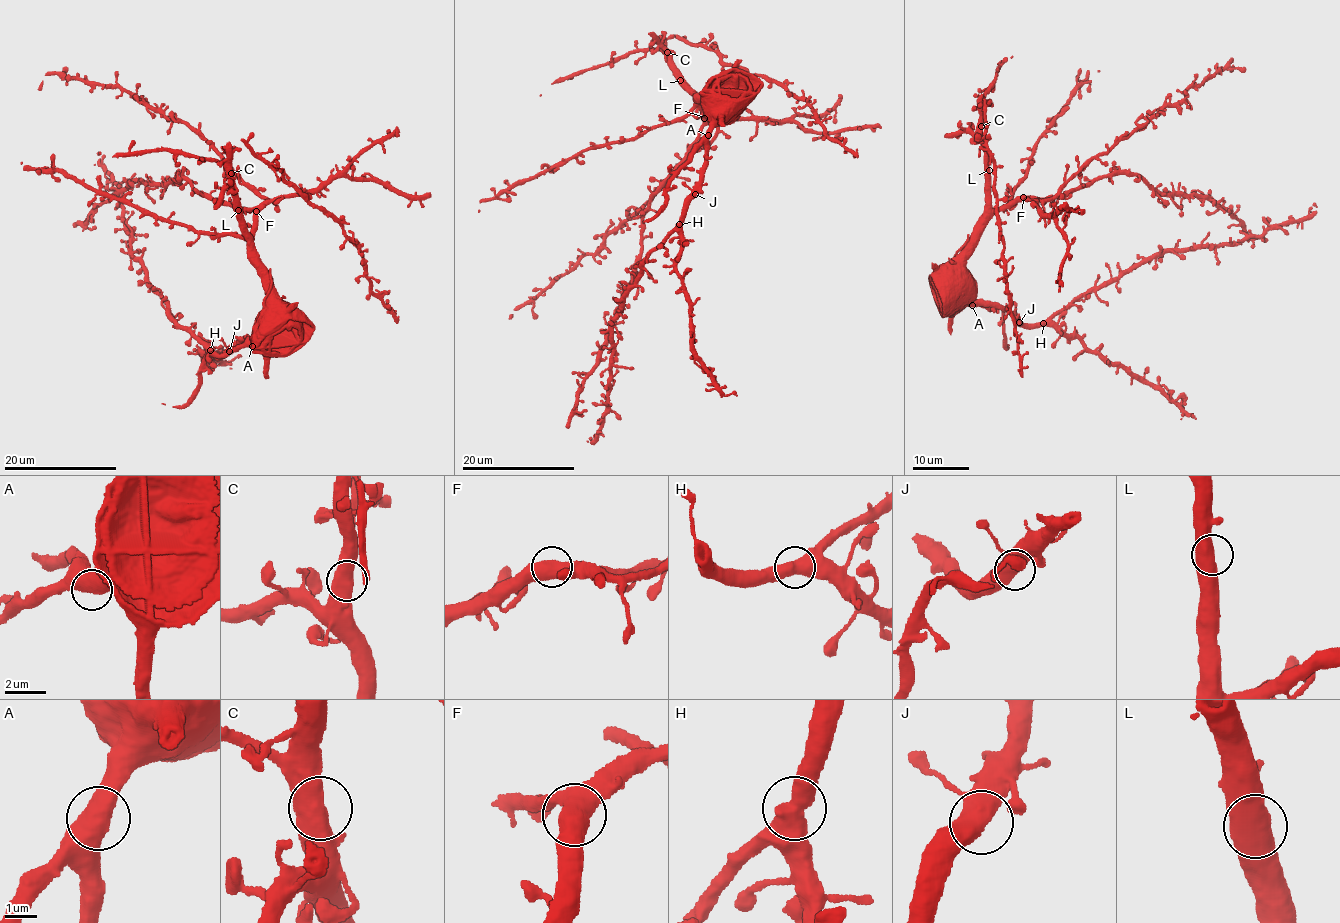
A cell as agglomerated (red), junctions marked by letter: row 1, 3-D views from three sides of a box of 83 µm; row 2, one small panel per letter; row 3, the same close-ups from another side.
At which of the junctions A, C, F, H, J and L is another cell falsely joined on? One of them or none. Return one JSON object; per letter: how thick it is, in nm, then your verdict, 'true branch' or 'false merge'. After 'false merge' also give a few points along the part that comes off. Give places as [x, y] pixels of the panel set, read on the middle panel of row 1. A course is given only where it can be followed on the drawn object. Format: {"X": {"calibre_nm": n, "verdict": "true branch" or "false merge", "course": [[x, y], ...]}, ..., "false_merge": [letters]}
{"A": {"calibre_nm": 550, "verdict": "true branch"}, "C": {"calibre_nm": 600, "verdict": "true branch"}, "F": {"calibre_nm": 600, "verdict": "true branch"}, "H": {"calibre_nm": 600, "verdict": "true branch"}, "J": {"calibre_nm": 550, "verdict": "true branch"}, "L": {"calibre_nm": 550, "verdict": "true branch"}, "false_merge": []}

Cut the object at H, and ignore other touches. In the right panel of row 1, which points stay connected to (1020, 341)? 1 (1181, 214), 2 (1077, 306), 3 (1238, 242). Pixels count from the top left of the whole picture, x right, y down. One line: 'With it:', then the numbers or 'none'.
With it: 1

